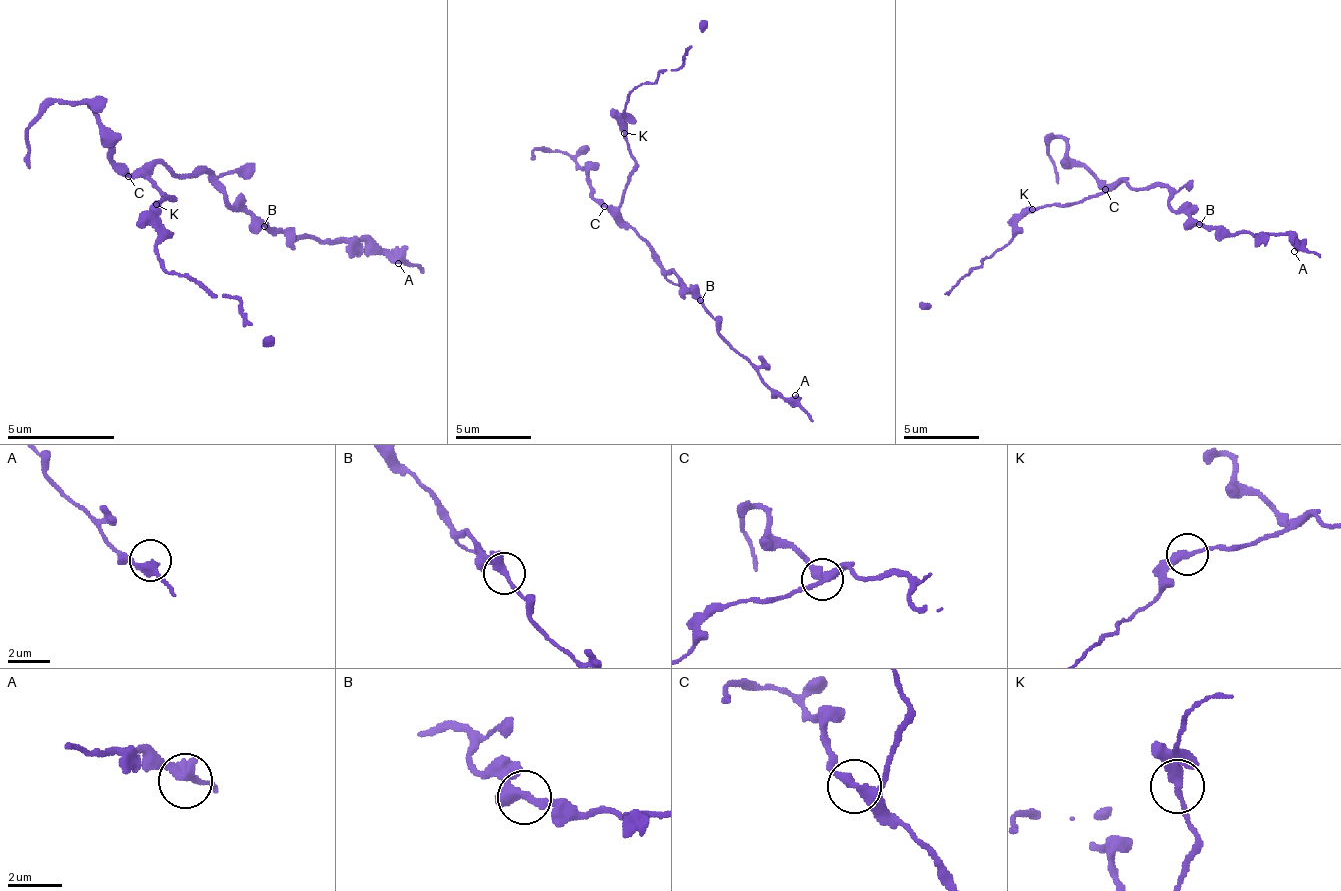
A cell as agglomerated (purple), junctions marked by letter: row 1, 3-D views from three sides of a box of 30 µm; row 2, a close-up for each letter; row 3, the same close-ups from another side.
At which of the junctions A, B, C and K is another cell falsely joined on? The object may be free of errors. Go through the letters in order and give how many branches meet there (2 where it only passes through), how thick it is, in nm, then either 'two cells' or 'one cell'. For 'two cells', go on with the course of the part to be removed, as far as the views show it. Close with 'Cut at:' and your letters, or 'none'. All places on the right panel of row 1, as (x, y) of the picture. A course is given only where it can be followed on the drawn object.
A: 2 | 380 nm | one cell
B: 3 | 280 nm | one cell
C: 3 | 280 nm | one cell
K: 2 | 320 nm | one cell
Cut at: none

